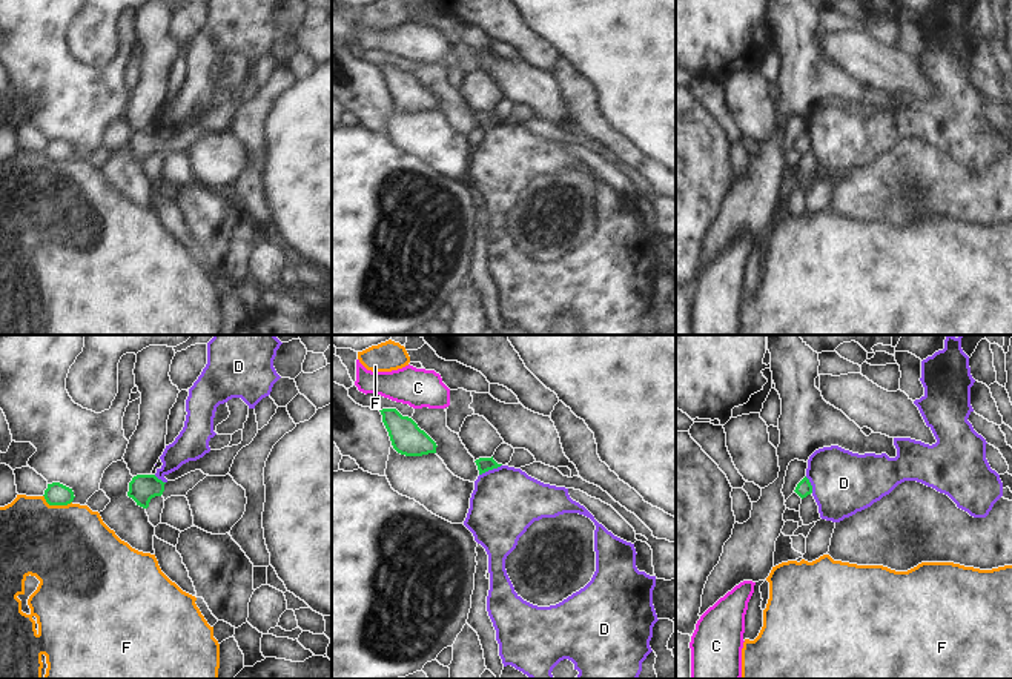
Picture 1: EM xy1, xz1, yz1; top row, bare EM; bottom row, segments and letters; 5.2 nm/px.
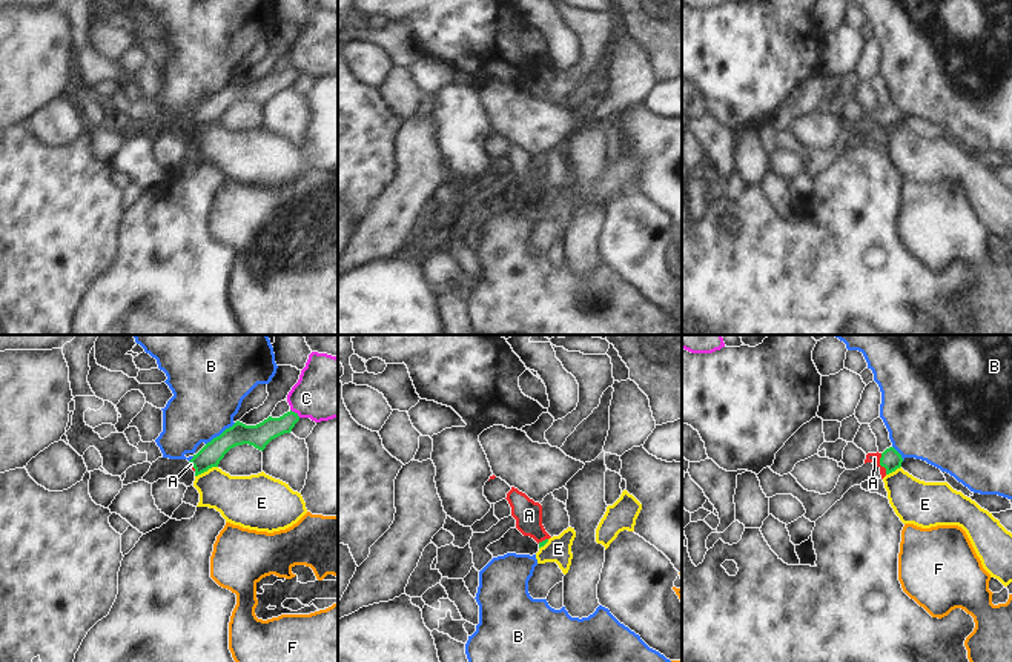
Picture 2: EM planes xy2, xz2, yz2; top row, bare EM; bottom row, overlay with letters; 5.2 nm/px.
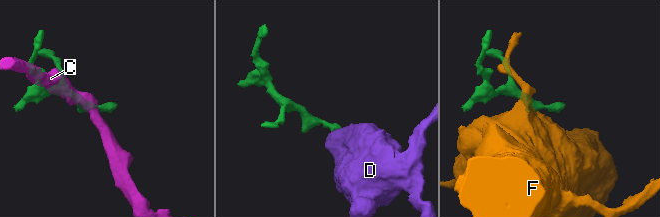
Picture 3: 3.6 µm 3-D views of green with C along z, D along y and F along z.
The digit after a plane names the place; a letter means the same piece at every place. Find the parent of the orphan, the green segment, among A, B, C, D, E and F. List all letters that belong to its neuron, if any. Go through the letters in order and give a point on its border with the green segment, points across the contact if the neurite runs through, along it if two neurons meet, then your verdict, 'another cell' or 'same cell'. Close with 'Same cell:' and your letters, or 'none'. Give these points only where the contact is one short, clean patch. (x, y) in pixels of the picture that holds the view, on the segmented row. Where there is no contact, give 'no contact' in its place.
A: yz2 (880, 464) | across yz2 (891, 460), (880, 464), (874, 458) | same cell
B: xy2 (221, 433) | another cell
C: xy2 (294, 412) | another cell
D: xz1 (490, 469) | along xz1 (501, 464), (479, 475) | another cell
E: xy2 (206, 470) | along xy2 (217, 466), (195, 476) | another cell
F: xy1 (56, 504) | along xy1 (43, 495), (49, 504), (68, 504), (71, 501) | another cell
Same cell: A

